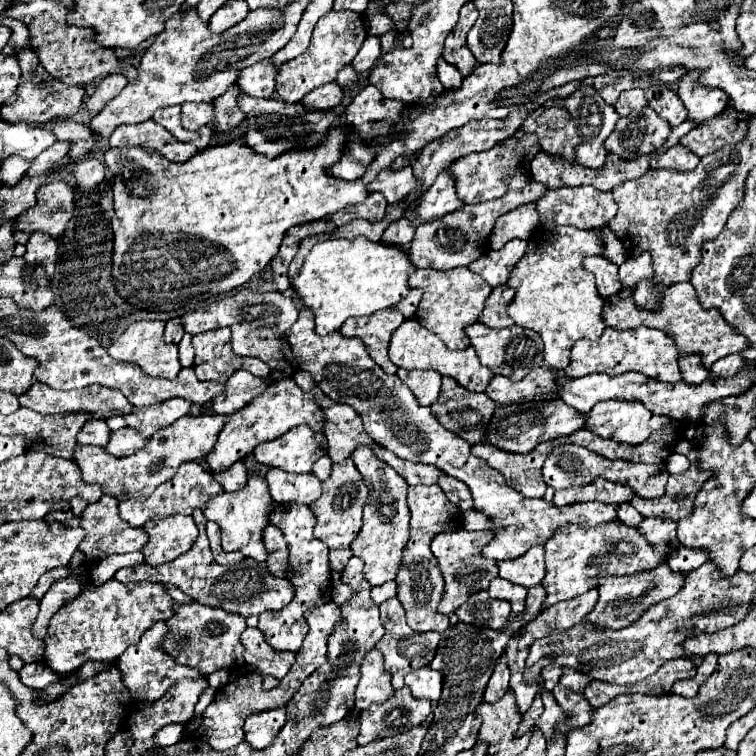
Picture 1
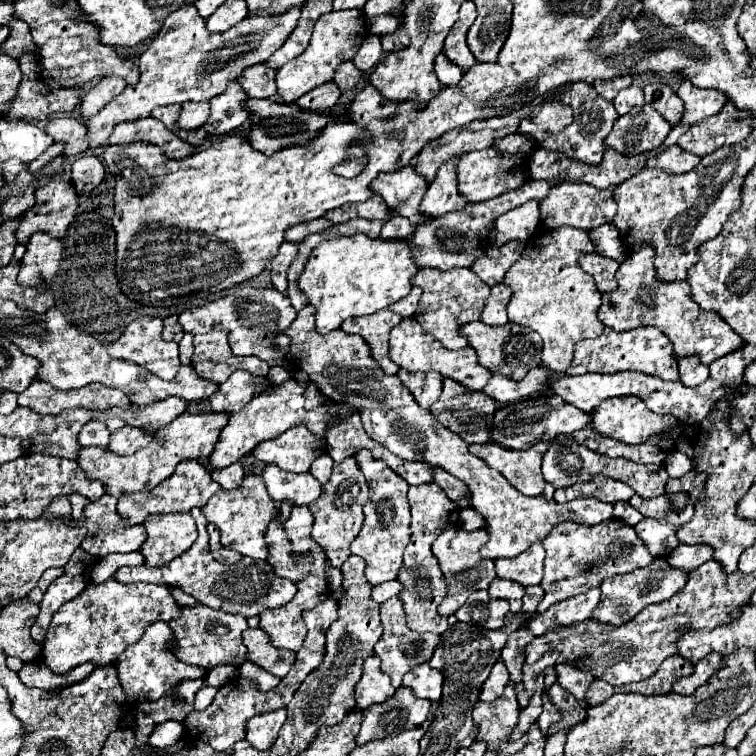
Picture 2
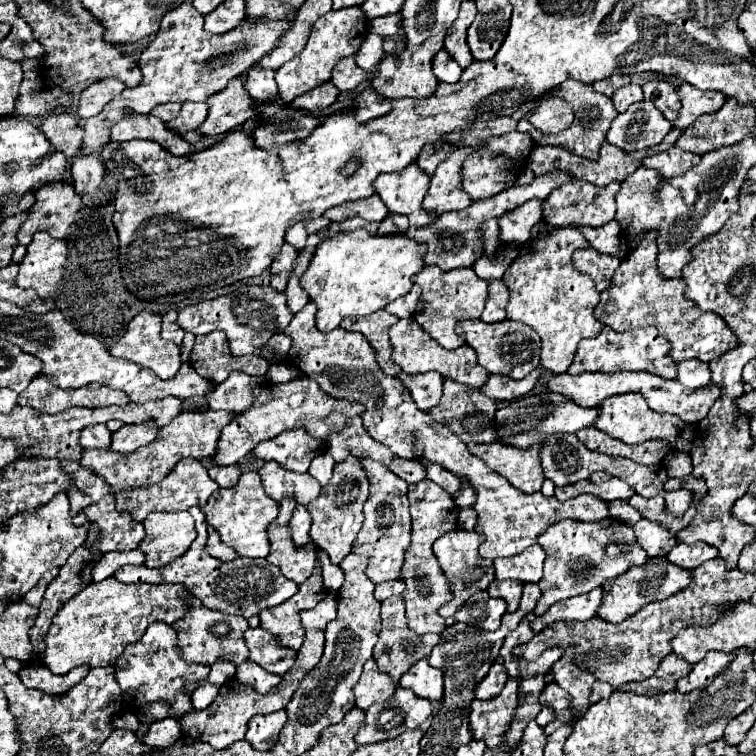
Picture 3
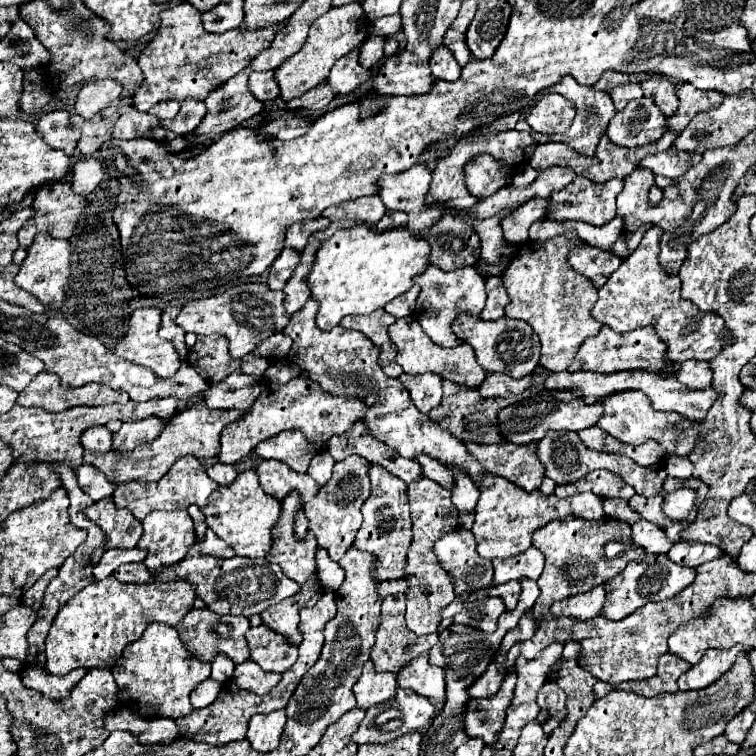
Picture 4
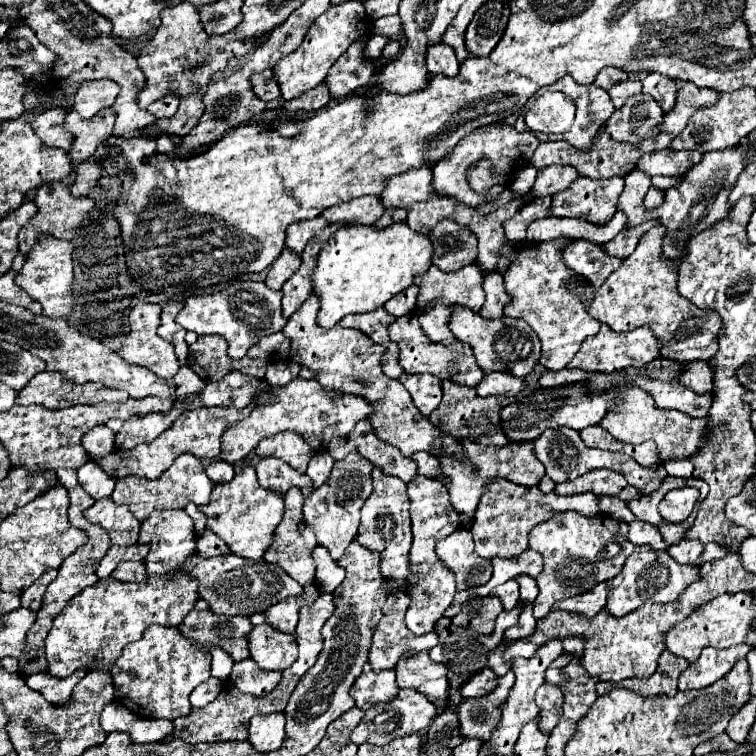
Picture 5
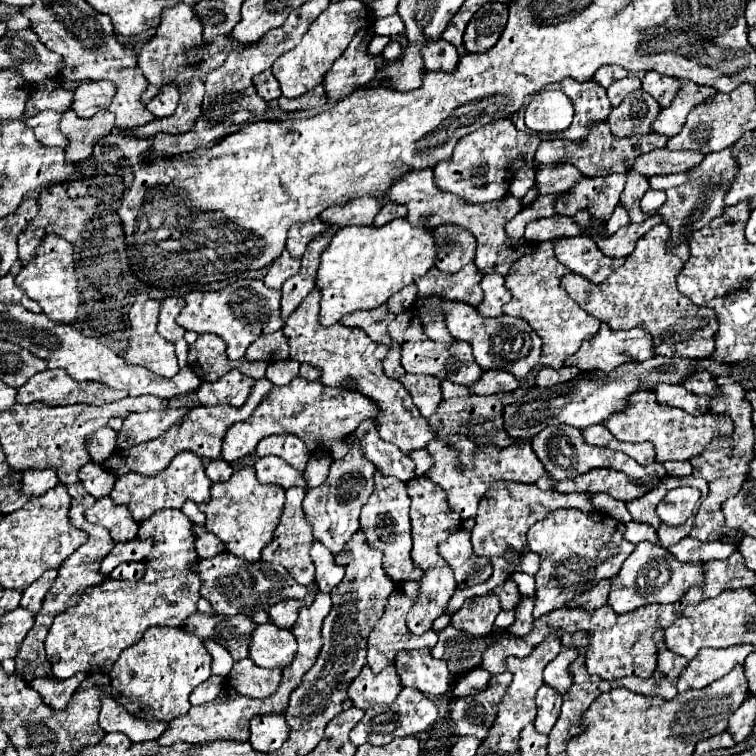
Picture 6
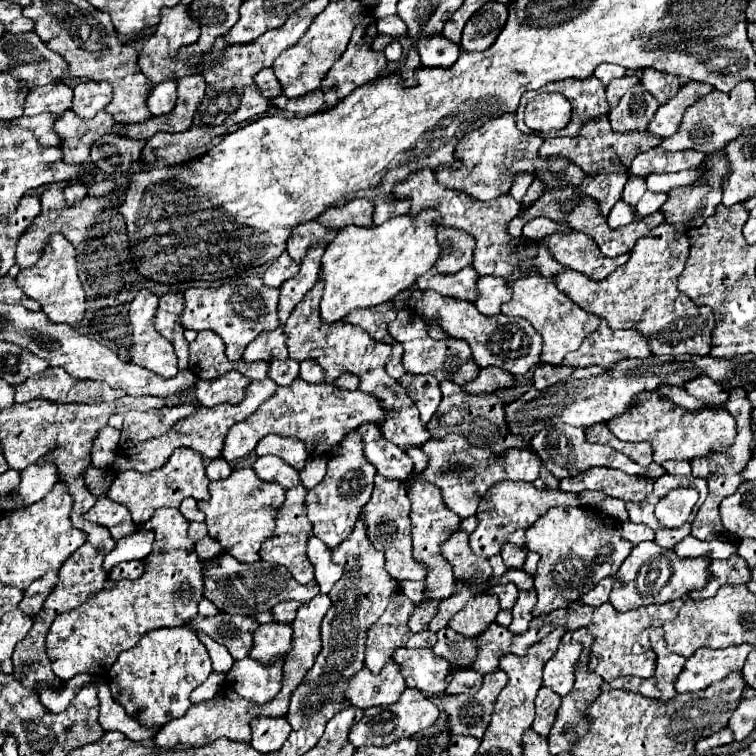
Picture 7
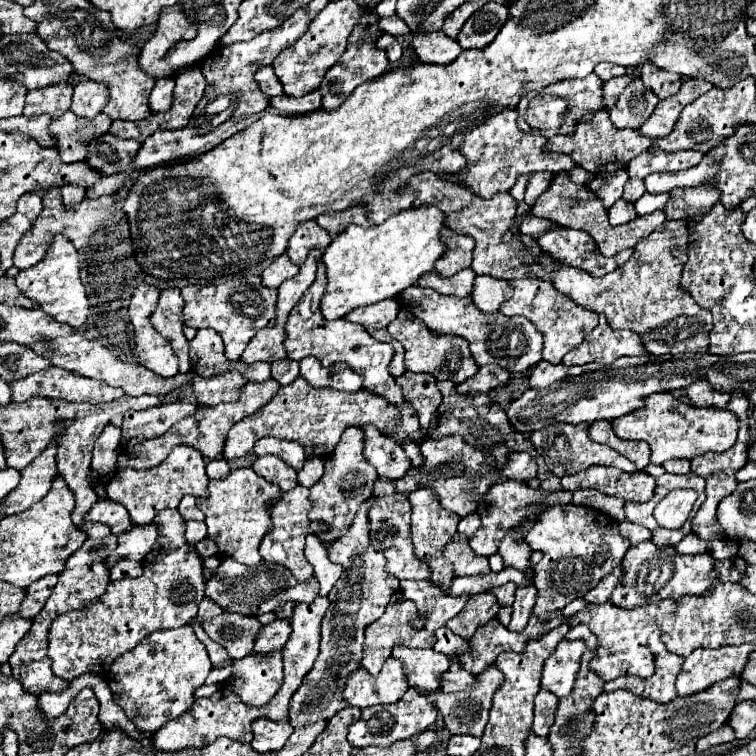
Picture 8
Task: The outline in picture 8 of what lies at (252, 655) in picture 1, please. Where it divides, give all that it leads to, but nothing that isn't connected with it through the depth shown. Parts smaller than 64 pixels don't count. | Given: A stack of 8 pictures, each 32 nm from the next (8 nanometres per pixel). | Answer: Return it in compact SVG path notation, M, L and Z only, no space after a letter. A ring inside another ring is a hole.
M274 620L272 624L266 624L260 628L252 652L254 654L282 652L290 634L292 634L292 626L288 620Z

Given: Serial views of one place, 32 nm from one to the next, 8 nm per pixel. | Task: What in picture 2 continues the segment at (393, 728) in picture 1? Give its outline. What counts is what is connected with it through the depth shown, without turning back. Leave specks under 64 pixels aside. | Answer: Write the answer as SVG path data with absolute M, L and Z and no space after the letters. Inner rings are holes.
M398 688L392 698L384 704L372 704L362 712L362 728L356 736L356 742L368 744L384 736L396 736L402 730L420 726L430 714L430 700L420 700L412 696L408 688Z

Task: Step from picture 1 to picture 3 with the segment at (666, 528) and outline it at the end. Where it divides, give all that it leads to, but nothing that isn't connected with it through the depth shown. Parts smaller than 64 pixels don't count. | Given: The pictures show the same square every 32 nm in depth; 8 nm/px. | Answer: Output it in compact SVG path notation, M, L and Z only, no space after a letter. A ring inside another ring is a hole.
M642 518L632 528L636 532L636 538L640 540L640 546L650 556L666 556L674 548L674 544L678 544L678 540L674 542L674 536L670 534L670 530L654 520Z

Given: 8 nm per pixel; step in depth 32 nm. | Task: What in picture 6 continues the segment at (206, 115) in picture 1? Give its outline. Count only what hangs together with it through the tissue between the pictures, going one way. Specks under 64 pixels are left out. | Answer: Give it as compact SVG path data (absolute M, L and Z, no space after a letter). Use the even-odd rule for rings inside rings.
M188 84L188 88L180 92L180 102L172 116L156 118L152 124L132 130L132 134L138 138L154 138L156 132L184 134L192 130L196 118L202 112L202 98L204 98L204 84Z

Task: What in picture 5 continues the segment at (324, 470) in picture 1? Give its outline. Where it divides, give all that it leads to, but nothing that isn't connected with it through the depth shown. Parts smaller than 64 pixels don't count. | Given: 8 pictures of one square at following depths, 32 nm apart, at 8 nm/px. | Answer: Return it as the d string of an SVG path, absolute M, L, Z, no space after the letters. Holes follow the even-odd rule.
M318 452L318 454L314 454L314 458L310 460L306 474L314 480L316 486L322 486L322 484L328 480L328 476L330 476L332 464L334 464L334 458L332 458L328 452Z

